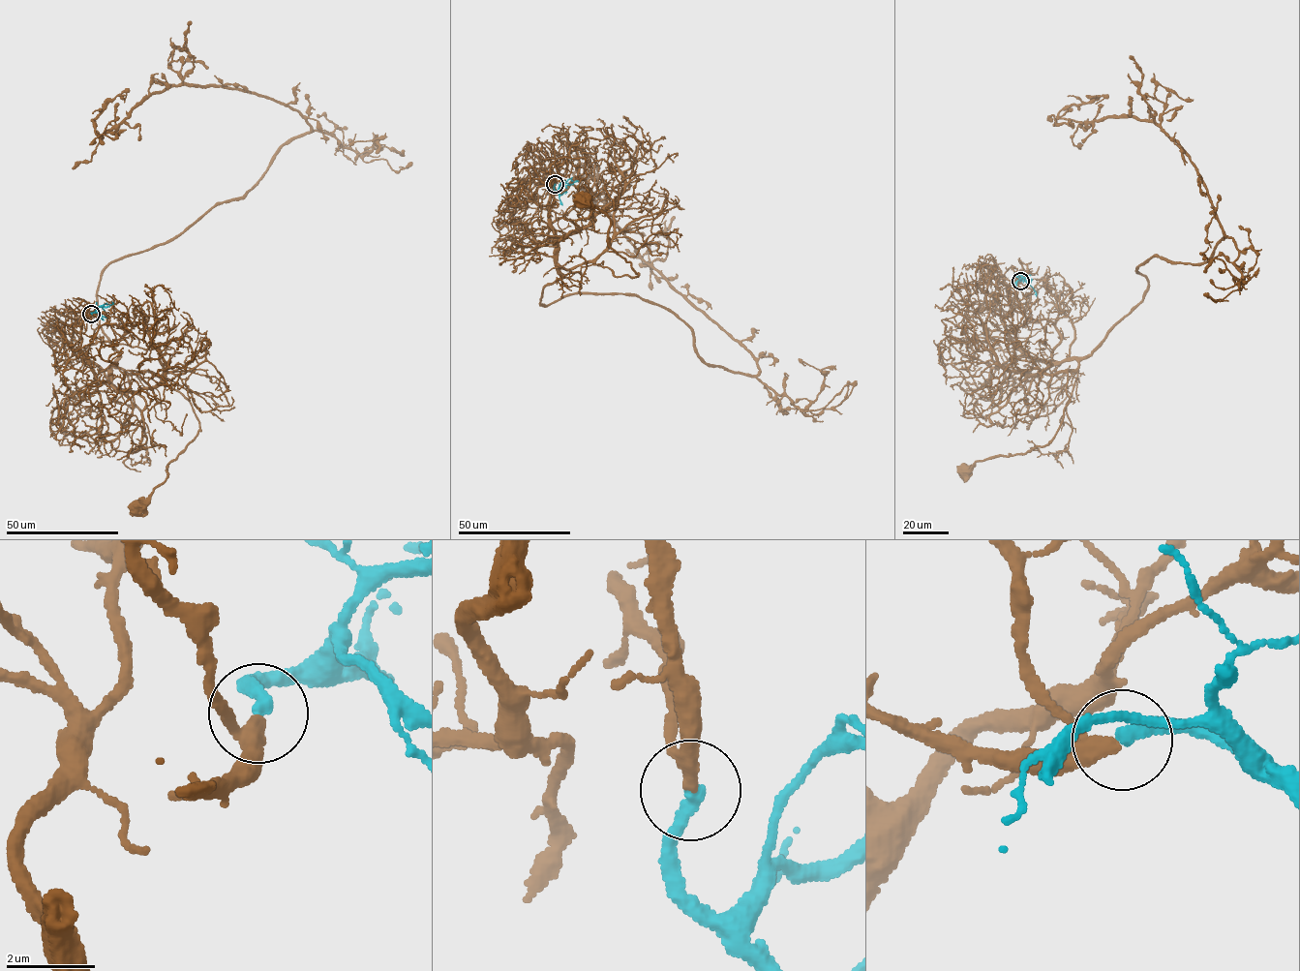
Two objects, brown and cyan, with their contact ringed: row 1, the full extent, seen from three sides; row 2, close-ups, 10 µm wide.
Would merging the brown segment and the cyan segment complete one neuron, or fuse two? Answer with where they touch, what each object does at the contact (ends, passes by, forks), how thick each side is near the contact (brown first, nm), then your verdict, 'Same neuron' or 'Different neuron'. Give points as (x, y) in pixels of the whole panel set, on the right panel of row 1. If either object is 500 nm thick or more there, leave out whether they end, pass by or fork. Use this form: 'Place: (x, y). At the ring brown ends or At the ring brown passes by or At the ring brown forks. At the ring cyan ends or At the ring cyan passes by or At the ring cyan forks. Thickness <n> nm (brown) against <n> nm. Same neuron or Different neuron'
Place: (1020, 281). At the ring brown passes by. At the ring cyan ends. Thickness 280 nm (brown) against 320 nm. Same neuron

